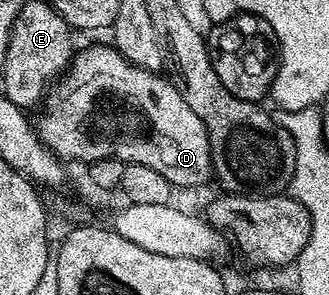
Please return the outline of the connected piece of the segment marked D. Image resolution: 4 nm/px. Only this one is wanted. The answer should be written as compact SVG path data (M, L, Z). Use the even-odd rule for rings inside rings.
M96 44L81 52L79 49L68 67L49 87L39 109L40 117L34 120L40 141L61 161L77 160L81 166L87 166L99 160L120 160L123 164L147 166L163 174L166 182L177 189L196 188L207 180L211 181L210 138L202 118L198 118L198 114L186 106L186 98L182 98L171 79L134 66L116 47L105 44Z

